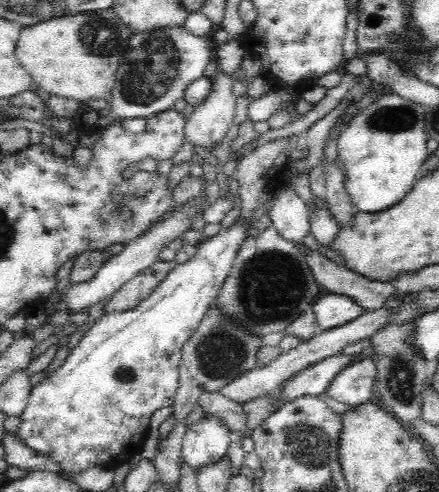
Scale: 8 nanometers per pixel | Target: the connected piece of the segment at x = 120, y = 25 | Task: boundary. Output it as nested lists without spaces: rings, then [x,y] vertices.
[[[112,8],[50,18],[38,25],[23,27],[15,53],[34,86],[52,96],[82,104],[107,98],[113,89],[121,58],[128,52],[128,38],[133,33]]]

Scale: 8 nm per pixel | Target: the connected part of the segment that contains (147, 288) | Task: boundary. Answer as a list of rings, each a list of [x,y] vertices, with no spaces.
[[[156,261],[144,267],[134,278],[124,283],[114,295],[108,299],[104,307],[105,315],[120,314],[133,310],[138,303],[148,298],[152,291],[168,276],[177,265],[175,261]]]

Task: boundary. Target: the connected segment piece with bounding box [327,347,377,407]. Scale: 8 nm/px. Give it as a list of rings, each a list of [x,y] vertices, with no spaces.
[[[369,347],[361,351],[357,360],[341,371],[339,377],[328,386],[328,396],[354,407],[368,402],[377,378],[374,360],[366,357],[368,350]]]

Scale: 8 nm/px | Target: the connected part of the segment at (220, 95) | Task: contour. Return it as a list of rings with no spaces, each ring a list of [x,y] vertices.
[[[222,69],[211,78],[212,88],[203,104],[187,118],[182,134],[195,152],[218,144],[234,122],[237,99],[232,90],[235,81],[230,73]]]

